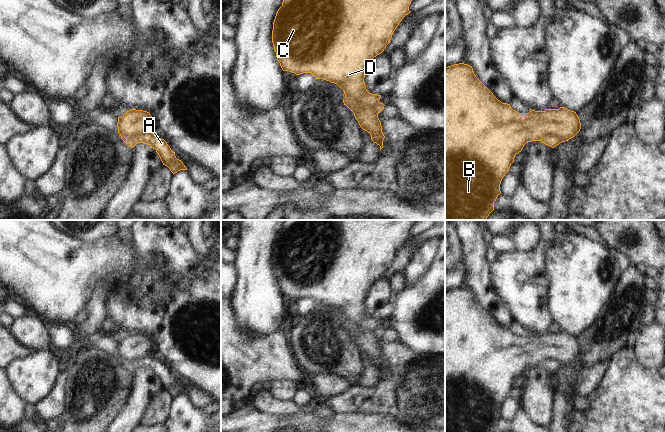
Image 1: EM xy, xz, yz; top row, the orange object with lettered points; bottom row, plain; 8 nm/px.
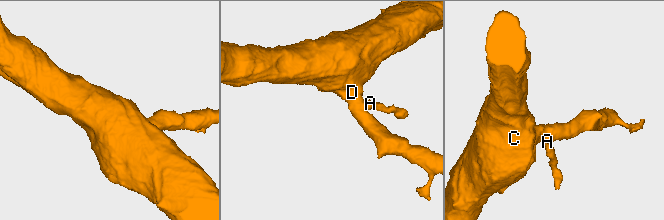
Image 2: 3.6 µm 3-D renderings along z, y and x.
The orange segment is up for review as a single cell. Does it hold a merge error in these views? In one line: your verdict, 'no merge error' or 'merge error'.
merge error

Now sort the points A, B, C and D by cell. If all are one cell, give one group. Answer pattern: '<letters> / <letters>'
A / B C D

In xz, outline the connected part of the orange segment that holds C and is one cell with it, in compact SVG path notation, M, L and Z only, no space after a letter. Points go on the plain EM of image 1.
M284 220L282 230L278 233L273 246L272 267L282 294L295 297L296 299L311 297L316 303L323 303L337 308L344 315L345 322L350 321L355 326L354 330L349 333L354 337L355 343L358 345L360 351L371 359L371 364L374 367L380 370L380 374L383 372L385 360L382 356L378 336L375 332L371 331L359 332L357 326L360 322L364 322L369 317L366 313L364 302L371 285L374 281L381 278L389 268L399 247L410 237L409 230L415 221L416 220Z

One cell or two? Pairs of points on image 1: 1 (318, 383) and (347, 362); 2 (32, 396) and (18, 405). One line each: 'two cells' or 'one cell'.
1: two cells
2: two cells

